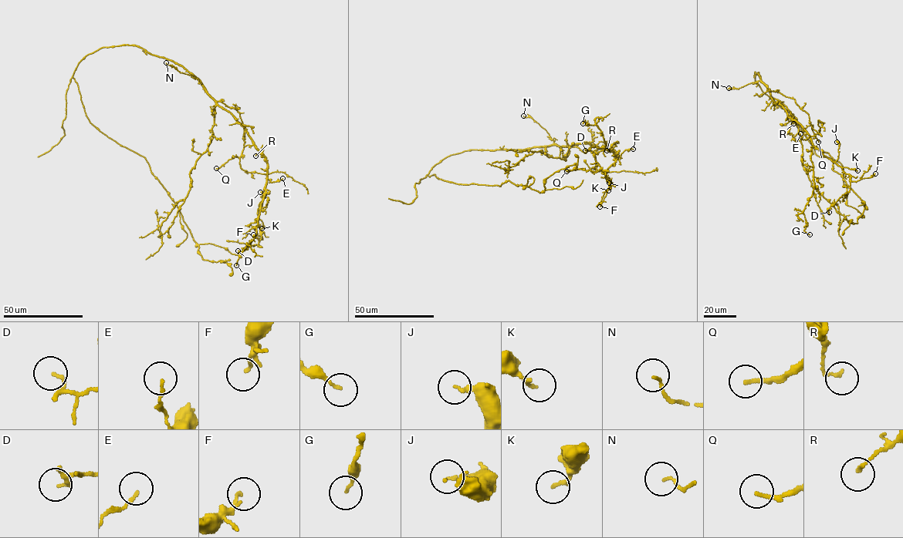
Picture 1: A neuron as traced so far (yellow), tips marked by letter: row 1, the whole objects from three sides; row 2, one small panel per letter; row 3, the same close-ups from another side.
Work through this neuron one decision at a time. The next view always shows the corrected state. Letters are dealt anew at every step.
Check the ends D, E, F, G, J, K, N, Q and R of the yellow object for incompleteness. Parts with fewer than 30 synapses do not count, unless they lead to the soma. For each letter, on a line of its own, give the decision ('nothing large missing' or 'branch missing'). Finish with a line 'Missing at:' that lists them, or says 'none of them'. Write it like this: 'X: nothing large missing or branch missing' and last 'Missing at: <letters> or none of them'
D: nothing large missing
E: nothing large missing
F: nothing large missing
G: nothing large missing
J: nothing large missing
K: nothing large missing
N: nothing large missing
Q: nothing large missing
R: nothing large missing
Missing at: none of them

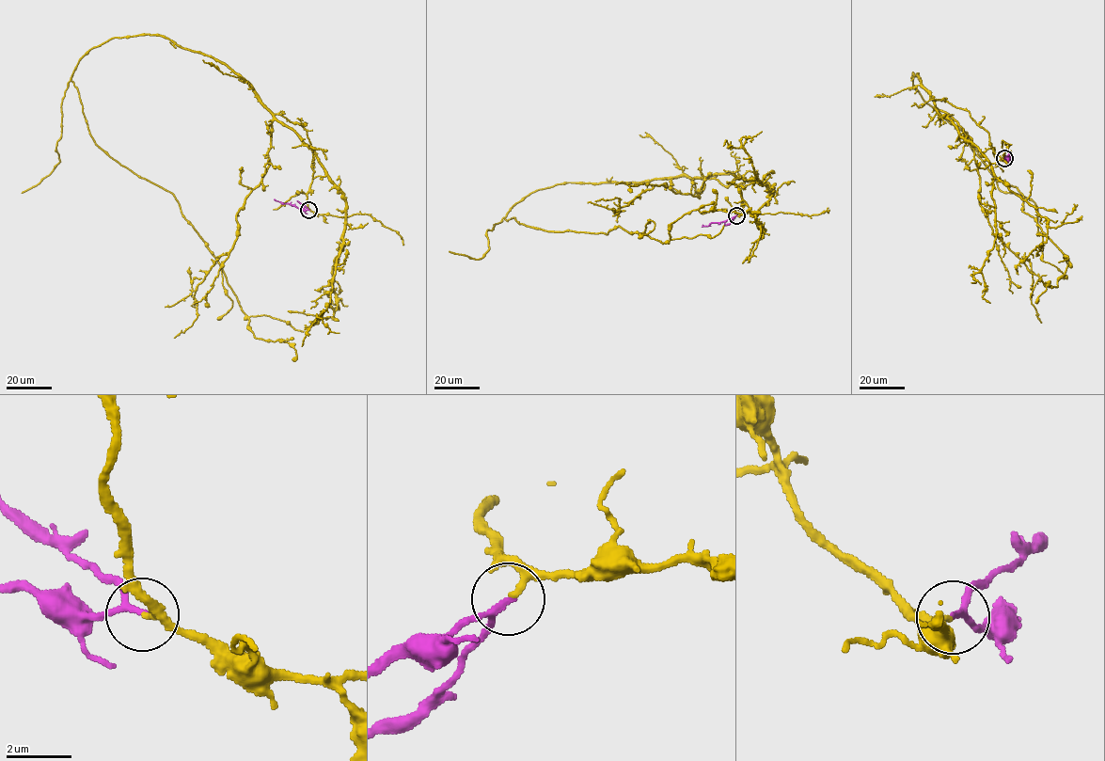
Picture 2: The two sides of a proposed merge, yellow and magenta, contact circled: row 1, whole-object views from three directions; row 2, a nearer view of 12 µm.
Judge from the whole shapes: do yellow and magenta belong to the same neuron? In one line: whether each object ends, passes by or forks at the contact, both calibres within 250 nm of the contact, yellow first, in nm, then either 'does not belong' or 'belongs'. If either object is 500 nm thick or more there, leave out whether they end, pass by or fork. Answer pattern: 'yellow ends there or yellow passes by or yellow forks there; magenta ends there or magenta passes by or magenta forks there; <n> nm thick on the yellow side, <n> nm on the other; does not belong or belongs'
yellow passes by; magenta passes by; 140 nm thick on the yellow side, 140 nm on the other; belongs

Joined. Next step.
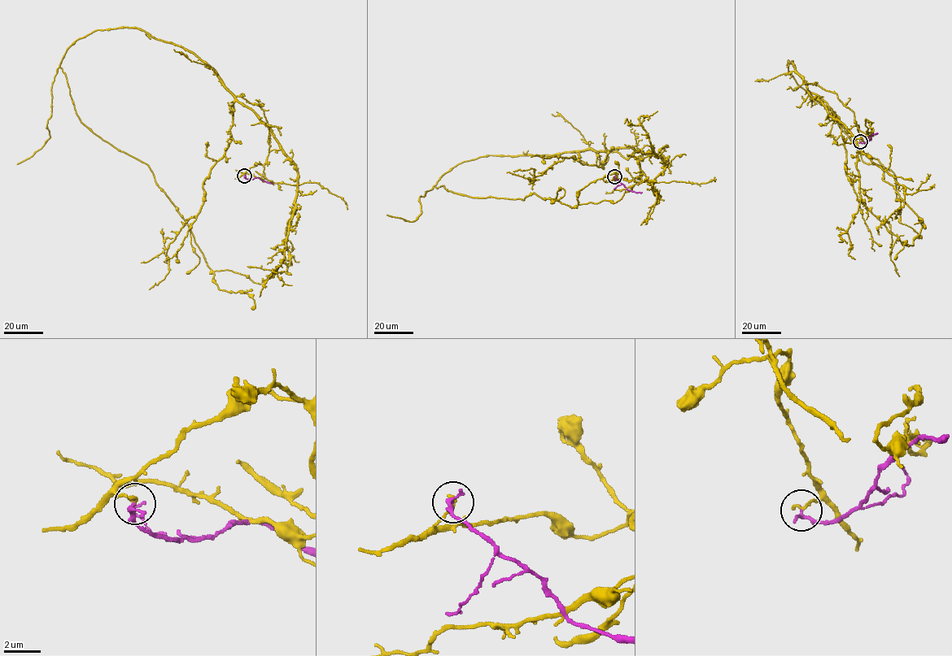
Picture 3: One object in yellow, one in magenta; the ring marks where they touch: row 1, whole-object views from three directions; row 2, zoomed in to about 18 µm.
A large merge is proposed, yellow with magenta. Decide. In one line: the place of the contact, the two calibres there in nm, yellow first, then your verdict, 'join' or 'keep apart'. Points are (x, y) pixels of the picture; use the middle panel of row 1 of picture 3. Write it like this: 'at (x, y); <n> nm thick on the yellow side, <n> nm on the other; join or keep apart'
at (614, 176); 160 nm thick on the yellow side, 200 nm on the other; keep apart

